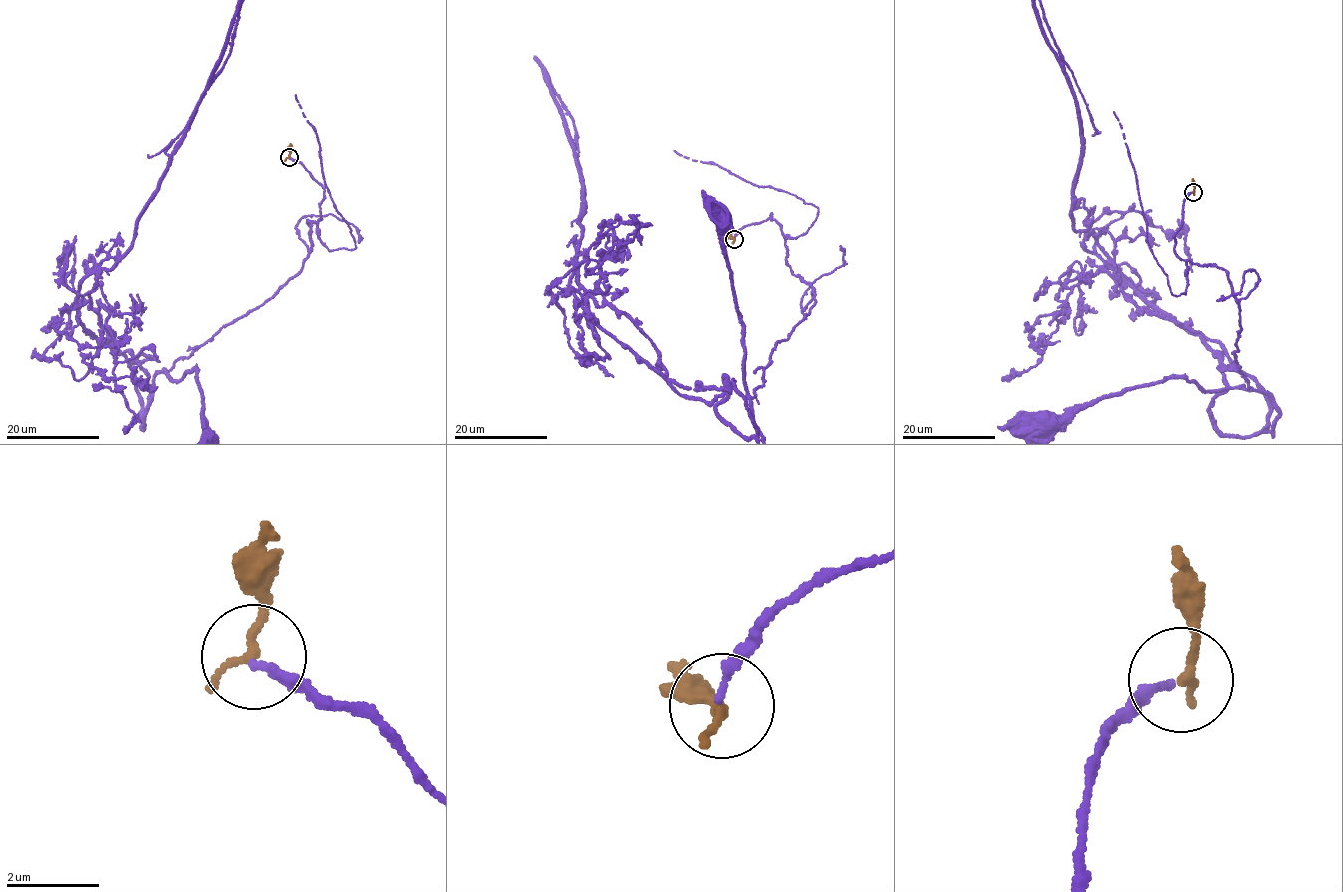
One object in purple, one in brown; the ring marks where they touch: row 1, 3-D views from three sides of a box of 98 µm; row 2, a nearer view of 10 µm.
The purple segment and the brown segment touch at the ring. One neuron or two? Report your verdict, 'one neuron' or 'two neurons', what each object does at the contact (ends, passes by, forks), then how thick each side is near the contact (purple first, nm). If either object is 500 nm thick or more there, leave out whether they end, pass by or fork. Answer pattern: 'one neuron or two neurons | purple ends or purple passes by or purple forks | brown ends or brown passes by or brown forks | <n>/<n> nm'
one neuron | purple ends | brown passes by | 170/170 nm

